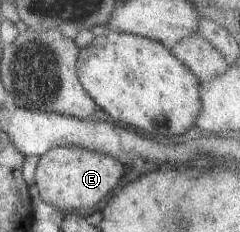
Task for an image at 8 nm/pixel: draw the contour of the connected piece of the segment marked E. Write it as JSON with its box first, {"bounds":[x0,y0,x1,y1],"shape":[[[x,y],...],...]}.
{"bounds":[33,147,123,213],"shape":[[[53,147],[38,159],[33,176],[39,198],[58,211],[89,213],[99,208],[123,178],[123,163],[81,147]]]}

